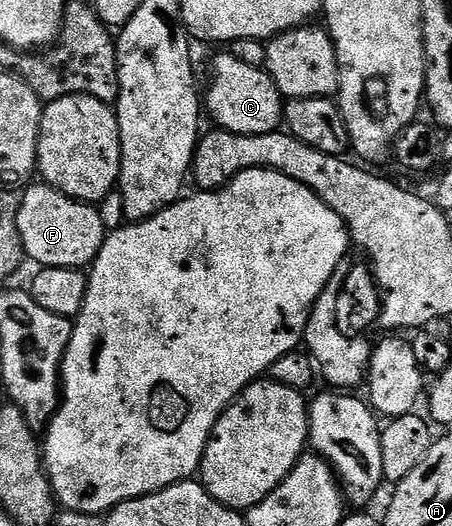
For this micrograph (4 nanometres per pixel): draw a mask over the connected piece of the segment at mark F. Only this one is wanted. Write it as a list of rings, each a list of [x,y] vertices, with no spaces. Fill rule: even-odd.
[[[45,182],[31,183],[16,205],[18,229],[27,257],[43,268],[85,269],[94,259],[108,235],[97,207],[73,200]]]

